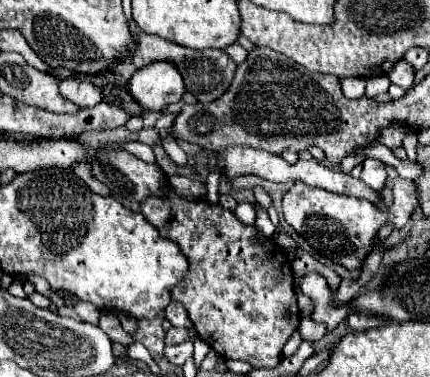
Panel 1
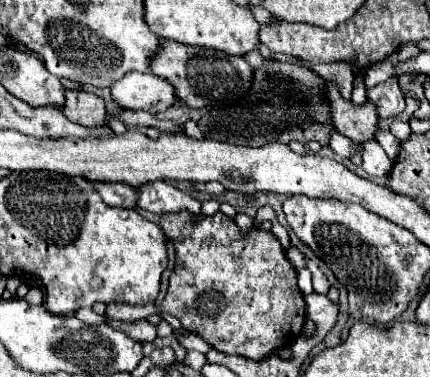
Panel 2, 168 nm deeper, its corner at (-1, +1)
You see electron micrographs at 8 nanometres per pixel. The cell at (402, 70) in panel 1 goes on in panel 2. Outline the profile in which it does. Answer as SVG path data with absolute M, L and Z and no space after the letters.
M389 77L387 81L371 87L367 91L367 99L375 105L379 119L395 117L405 109L405 99L397 85L397 77Z

